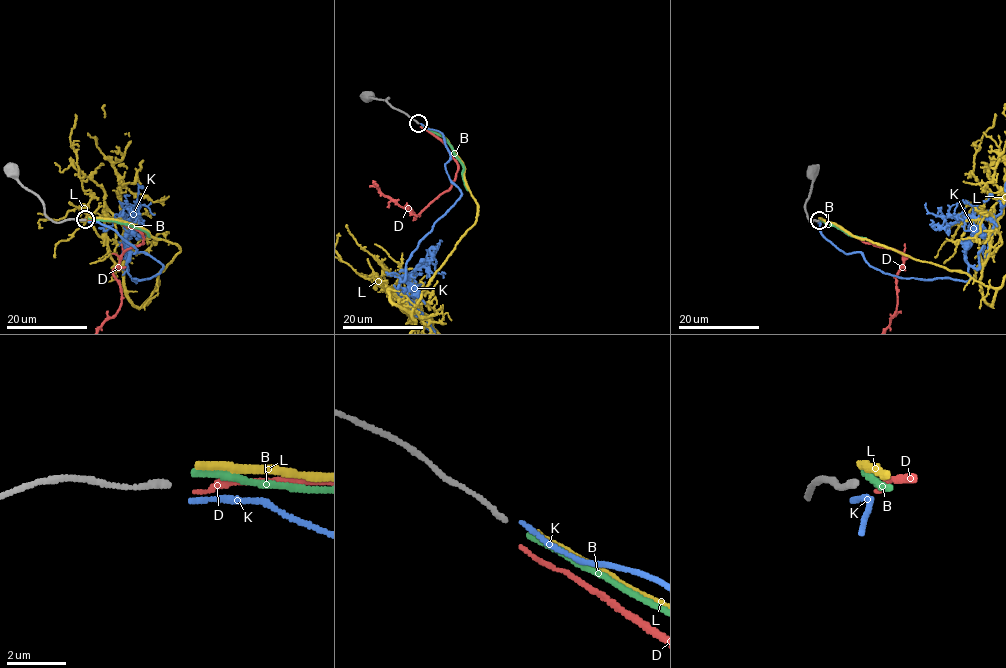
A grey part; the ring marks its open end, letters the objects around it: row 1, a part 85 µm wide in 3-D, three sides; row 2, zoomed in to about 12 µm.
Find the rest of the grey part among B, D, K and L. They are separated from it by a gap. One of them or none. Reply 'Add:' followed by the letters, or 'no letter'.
Add: D

